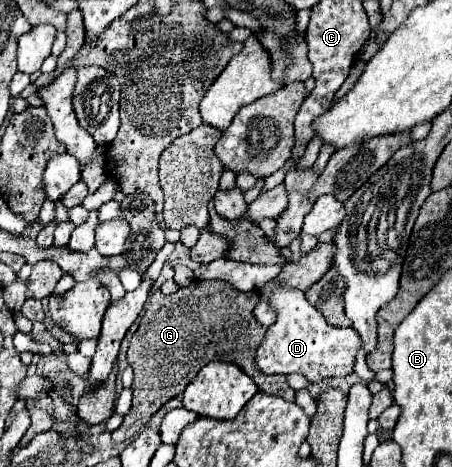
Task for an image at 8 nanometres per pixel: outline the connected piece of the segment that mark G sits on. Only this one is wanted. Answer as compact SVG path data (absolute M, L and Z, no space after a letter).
M195 279L189 287L183 287L173 295L155 291L145 305L139 327L133 333L127 351L127 361L135 371L135 381L131 385L133 405L125 415L123 425L111 433L113 441L123 443L133 439L137 431L149 423L151 415L169 399L183 393L201 367L211 361L229 361L253 377L259 391L283 397L285 401L295 401L295 391L287 385L285 377L261 373L251 357L251 345L259 345L267 333L267 329L259 325L253 315L257 303L257 291L243 293L235 287L229 287L225 281Z

